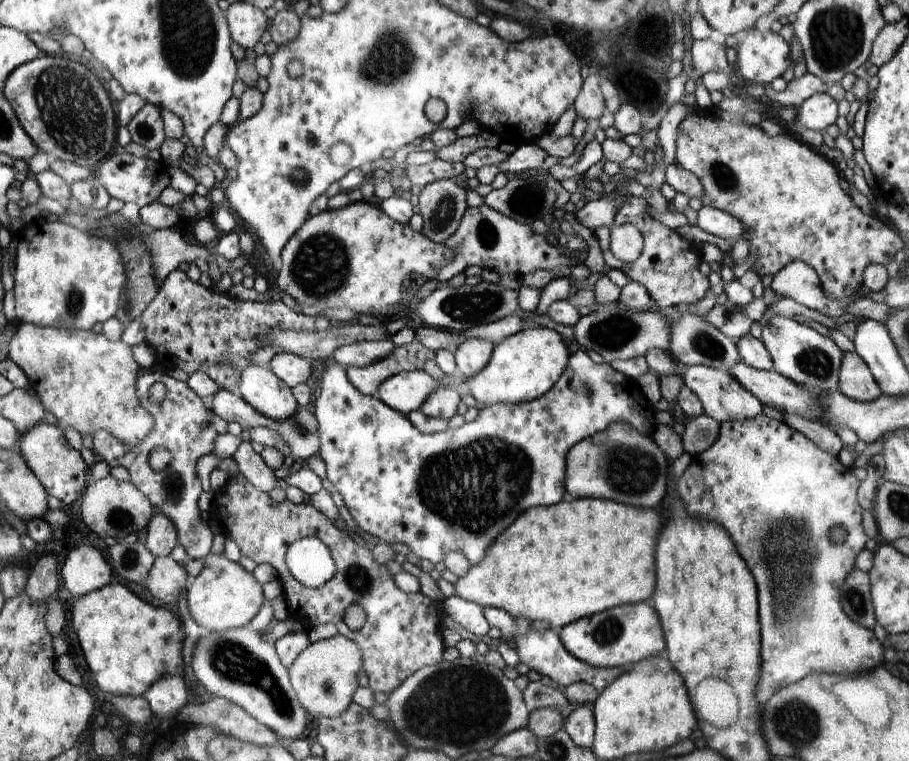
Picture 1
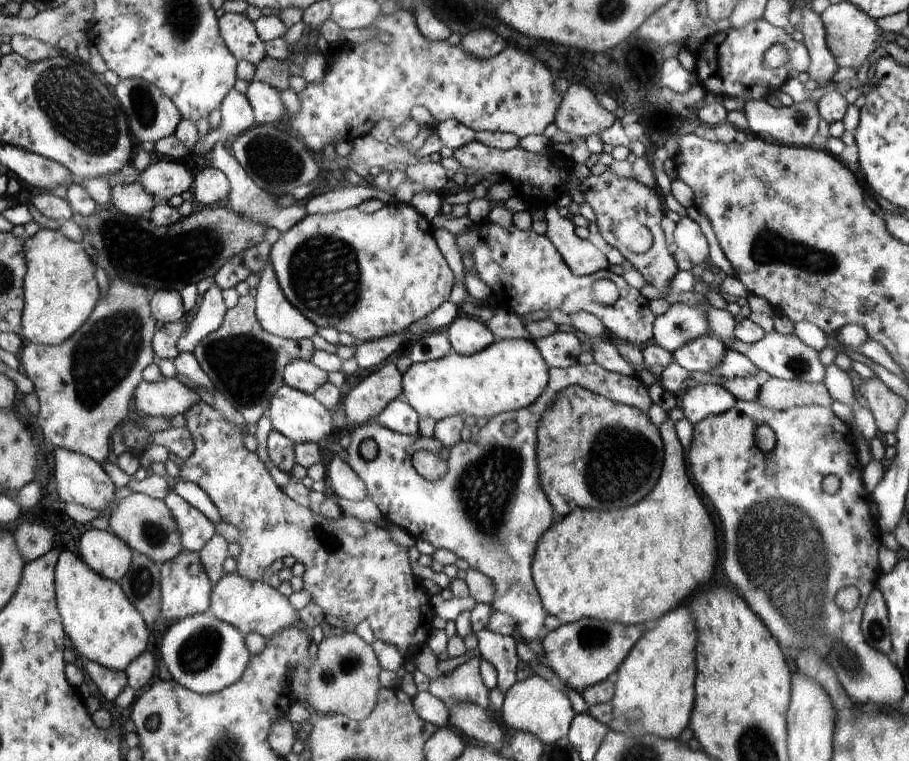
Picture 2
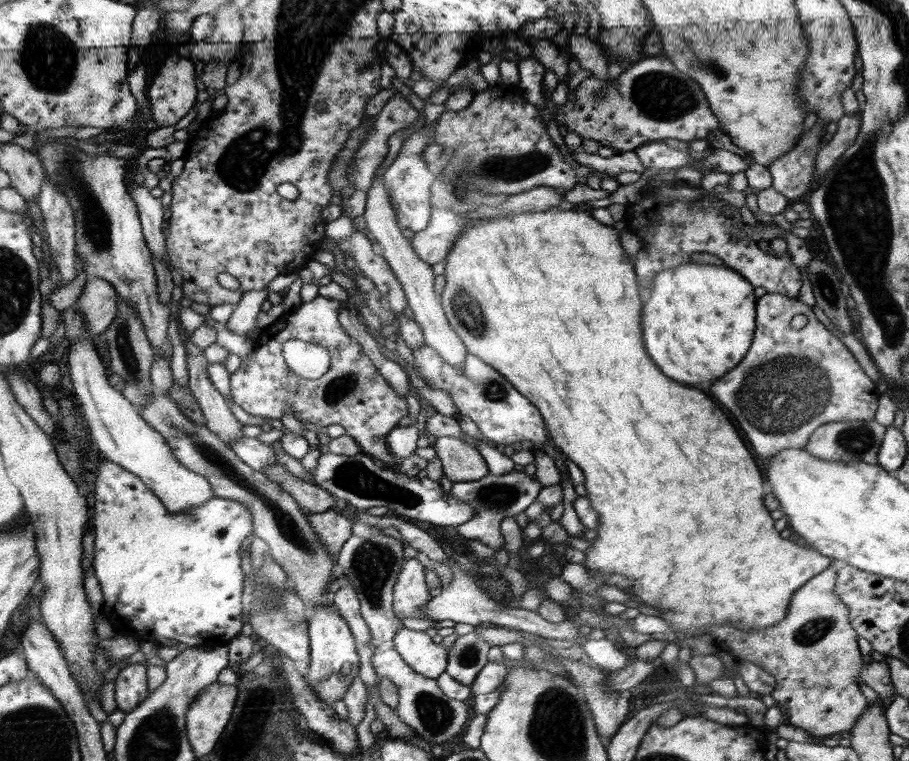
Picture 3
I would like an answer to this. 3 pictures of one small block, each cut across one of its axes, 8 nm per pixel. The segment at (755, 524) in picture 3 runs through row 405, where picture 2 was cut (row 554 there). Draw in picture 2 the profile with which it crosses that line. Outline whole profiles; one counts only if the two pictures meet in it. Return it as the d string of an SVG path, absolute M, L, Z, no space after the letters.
M668 415L658 427L664 448L663 470L658 484L642 502L608 512L576 508L562 522L552 524L546 532L546 540L542 535L536 544L531 563L533 584L542 607L548 615L558 618L562 625L584 618L622 624L650 622L680 606L700 582L710 580L716 562L714 526L706 506L688 479L686 453L678 441L675 424Z

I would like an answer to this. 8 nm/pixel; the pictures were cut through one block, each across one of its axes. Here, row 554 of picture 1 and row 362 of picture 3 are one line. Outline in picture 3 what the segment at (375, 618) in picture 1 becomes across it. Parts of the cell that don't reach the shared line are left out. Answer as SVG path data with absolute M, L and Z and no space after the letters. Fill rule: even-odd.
M318 295L310 302L300 302L300 305L278 319L274 324L263 327L261 334L254 341L255 349L252 357L242 362L240 367L230 375L230 384L234 403L240 406L244 412L252 417L264 416L277 423L285 412L292 413L298 421L306 421L317 427L328 427L330 424L338 424L344 428L345 434L354 438L356 445L361 448L362 453L371 456L376 461L382 461L388 468L396 468L395 456L386 444L386 435L396 429L398 421L408 416L408 405L396 390L388 384L388 381L378 372L374 363L361 350L360 343L348 336L338 322L338 310L341 303L328 297ZM287 340L303 340L318 346L323 346L331 356L331 365L328 372L318 380L308 380L294 375L288 368L283 357L283 344Z

